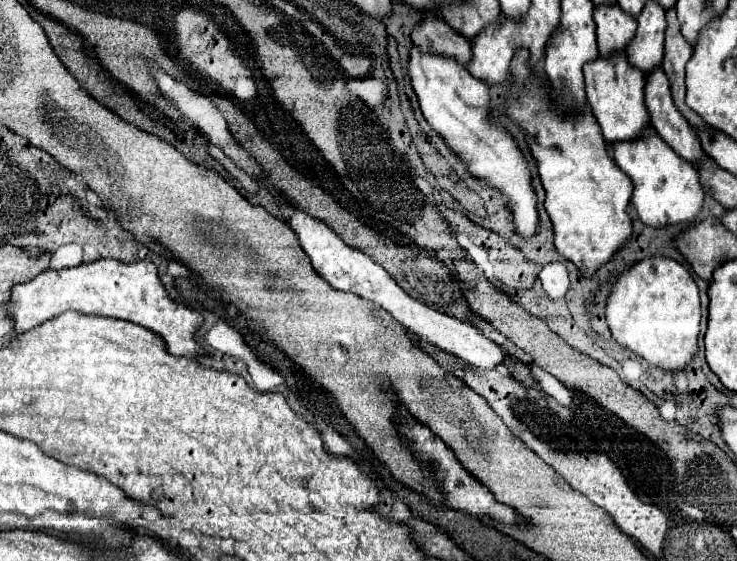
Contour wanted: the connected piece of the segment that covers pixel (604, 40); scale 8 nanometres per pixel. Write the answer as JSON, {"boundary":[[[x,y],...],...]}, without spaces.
{"boundary":[[[617,3],[595,7],[593,19],[597,23],[597,45],[603,57],[613,51],[623,51],[635,35],[637,21]]]}

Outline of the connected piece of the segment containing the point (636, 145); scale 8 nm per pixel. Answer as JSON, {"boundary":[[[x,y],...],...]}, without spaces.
{"boundary":[[[653,127],[645,129],[639,139],[633,139],[631,143],[613,143],[613,159],[633,183],[631,205],[637,209],[637,215],[643,223],[659,227],[667,223],[677,225],[695,221],[705,197],[705,191],[699,183],[699,173],[695,171],[695,167],[691,167],[691,163],[685,163],[657,135]]]}

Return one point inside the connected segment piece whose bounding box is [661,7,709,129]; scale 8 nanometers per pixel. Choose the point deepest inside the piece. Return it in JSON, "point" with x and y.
{"point":[677,51]}

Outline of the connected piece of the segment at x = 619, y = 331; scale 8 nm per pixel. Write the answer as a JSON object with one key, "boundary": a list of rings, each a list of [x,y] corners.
{"boundary":[[[649,257],[625,269],[607,297],[605,317],[619,345],[665,371],[683,371],[697,351],[699,289],[691,273],[675,259]]]}

